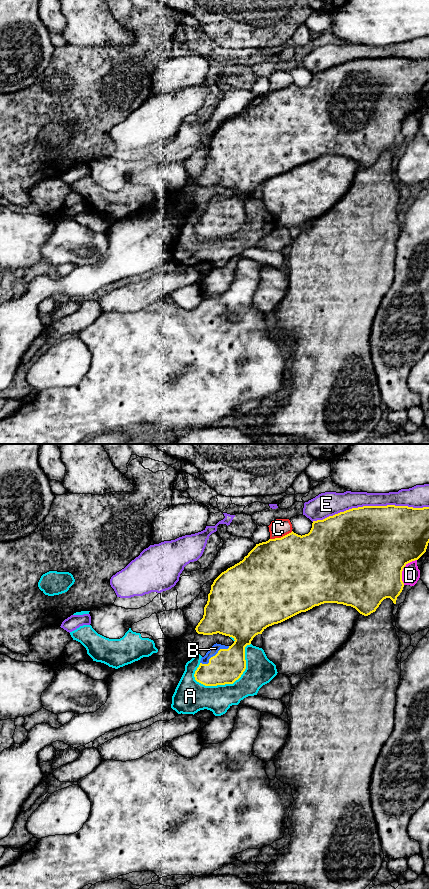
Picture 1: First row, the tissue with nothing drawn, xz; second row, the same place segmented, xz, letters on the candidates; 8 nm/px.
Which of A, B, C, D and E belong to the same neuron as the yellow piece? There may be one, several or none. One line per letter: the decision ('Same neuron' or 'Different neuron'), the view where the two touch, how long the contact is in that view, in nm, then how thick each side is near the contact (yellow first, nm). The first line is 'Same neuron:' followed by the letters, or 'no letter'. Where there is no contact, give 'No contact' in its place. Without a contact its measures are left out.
Same neuron: B
A: Different neuron. Touches yellow in xz. Shared border 550 nm. Thickness 260 nm (yellow) against 220 nm
B: Same neuron. Touches yellow in xz. Shared border 280 nm. Thickness 260 nm (yellow) against 70 nm
C: Different neuron. Touches yellow in xz. Shared border 200 nm. Thickness 500 nm (yellow) against 150 nm
D: Different neuron. Touches yellow in xz. Shared border 240 nm. Thickness 500 nm (yellow) against 140 nm
E: Different neuron. Touches yellow in xz. Shared border 950 nm. Thickness 500 nm (yellow) against 160 nm

